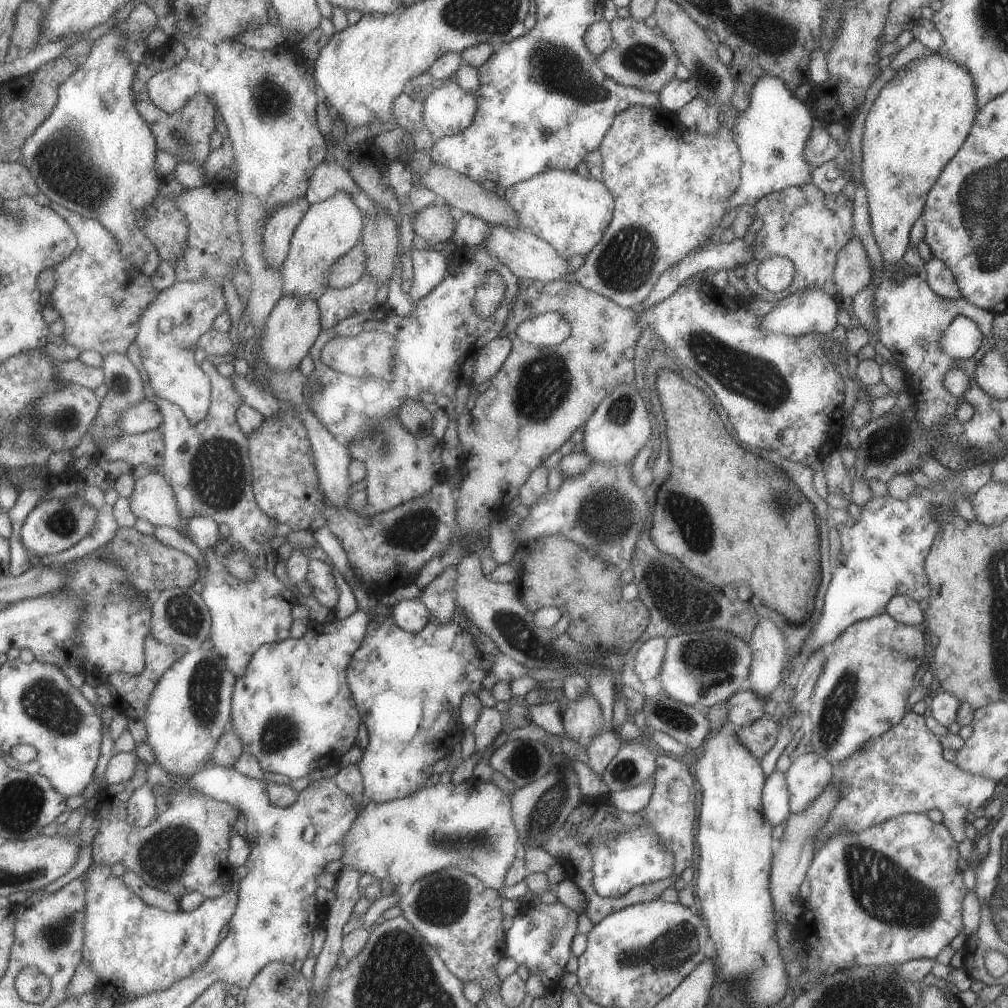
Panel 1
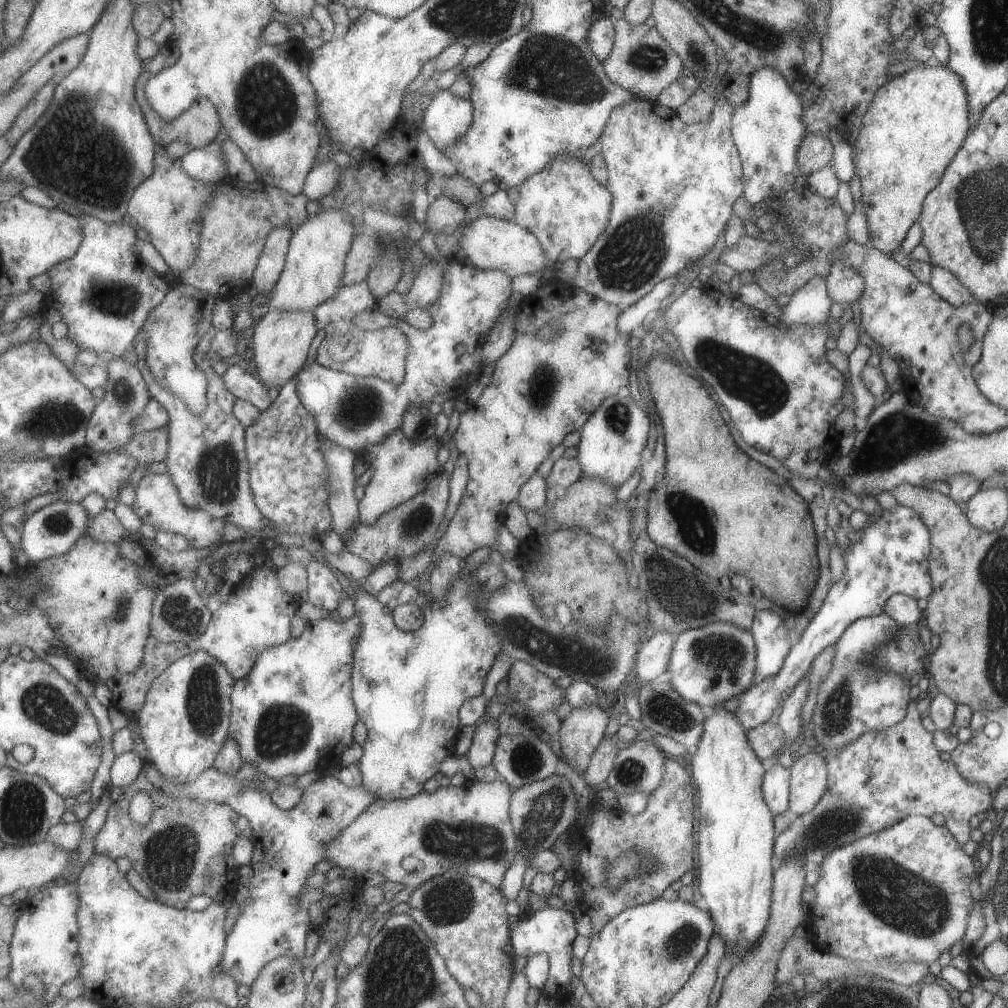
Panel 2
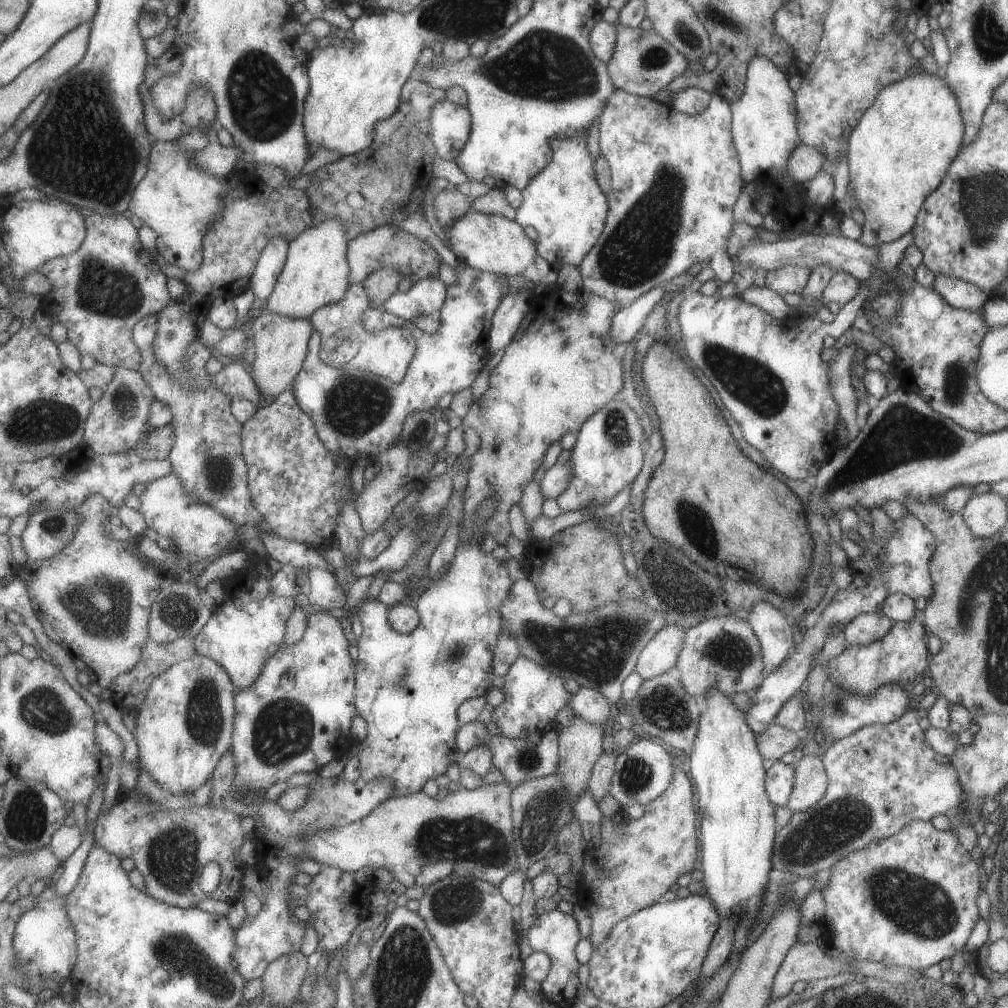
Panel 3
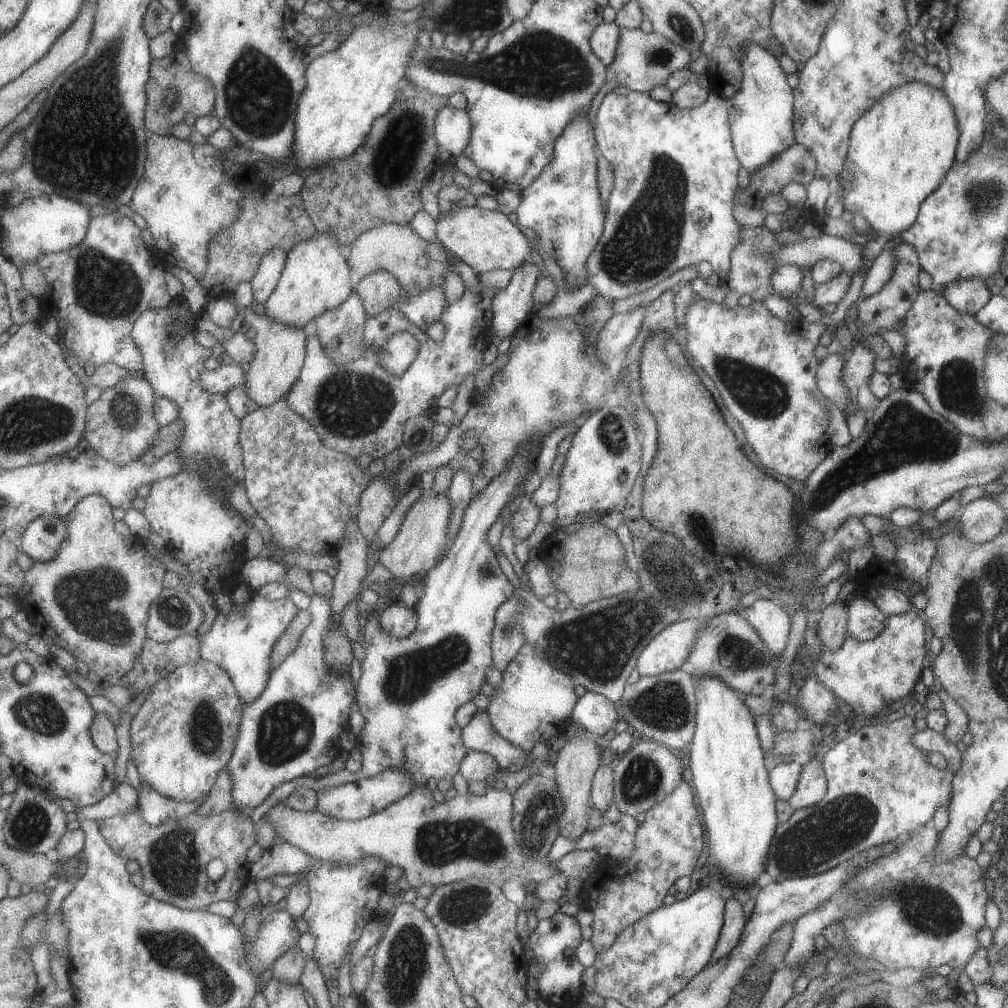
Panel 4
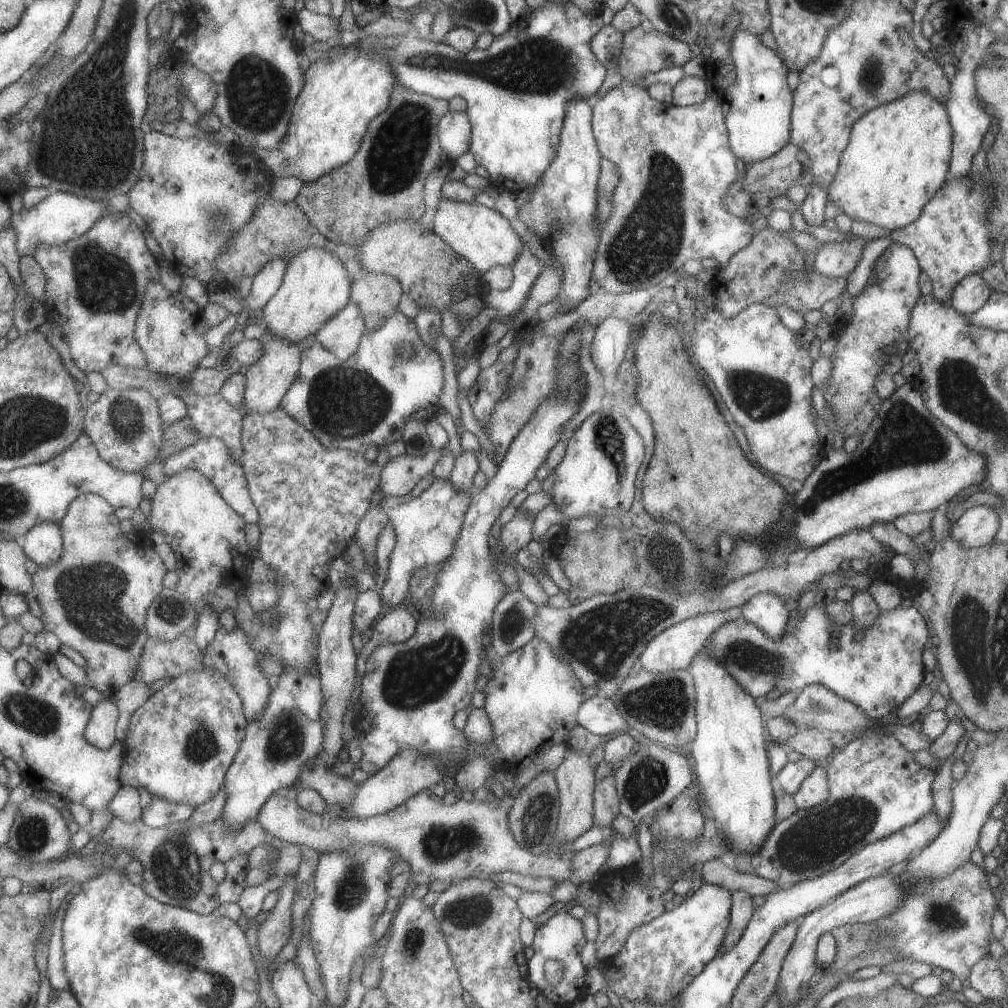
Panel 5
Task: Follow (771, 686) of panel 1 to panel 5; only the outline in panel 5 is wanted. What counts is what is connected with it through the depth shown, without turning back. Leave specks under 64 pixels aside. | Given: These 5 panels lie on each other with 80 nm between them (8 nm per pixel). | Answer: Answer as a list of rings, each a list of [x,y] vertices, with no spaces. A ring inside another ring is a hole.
[[[757,593],[751,596],[745,604],[742,604],[740,611],[742,617],[760,628],[769,638],[777,640],[784,631],[785,623],[788,621],[788,611],[783,605],[785,602],[779,597],[770,593]]]

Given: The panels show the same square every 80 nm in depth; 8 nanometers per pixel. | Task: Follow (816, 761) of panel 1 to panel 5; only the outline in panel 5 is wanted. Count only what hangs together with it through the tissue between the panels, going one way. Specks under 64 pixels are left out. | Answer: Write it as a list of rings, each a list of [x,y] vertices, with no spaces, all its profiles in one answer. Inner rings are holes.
[[[816,766],[792,794],[795,806],[798,809],[808,809],[822,803],[828,798],[828,788],[825,767]]]

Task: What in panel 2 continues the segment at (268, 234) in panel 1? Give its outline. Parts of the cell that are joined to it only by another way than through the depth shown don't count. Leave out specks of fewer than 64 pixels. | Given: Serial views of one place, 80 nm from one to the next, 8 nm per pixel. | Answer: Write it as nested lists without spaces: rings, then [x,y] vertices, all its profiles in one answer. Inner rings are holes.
[[[288,226],[274,228],[268,236],[263,254],[261,254],[252,286],[257,294],[271,295],[285,270],[285,260],[289,254],[289,242],[293,238],[293,229]]]

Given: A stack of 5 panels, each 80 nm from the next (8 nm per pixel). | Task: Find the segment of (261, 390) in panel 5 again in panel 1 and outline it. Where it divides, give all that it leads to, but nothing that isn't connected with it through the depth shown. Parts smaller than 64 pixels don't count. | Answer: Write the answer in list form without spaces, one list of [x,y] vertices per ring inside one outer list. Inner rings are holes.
[[[283,297],[272,310],[262,340],[262,354],[269,368],[277,373],[286,373],[309,362],[311,347],[317,342],[322,325],[321,311],[312,297]]]

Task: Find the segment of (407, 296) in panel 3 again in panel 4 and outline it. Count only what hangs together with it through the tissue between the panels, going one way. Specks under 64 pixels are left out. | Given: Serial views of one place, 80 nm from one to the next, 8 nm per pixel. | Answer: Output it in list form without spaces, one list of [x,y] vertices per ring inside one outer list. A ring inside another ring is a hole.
[[[435,287],[434,289],[425,289],[416,295],[409,295],[407,301],[397,303],[394,308],[405,313],[409,320],[417,325],[417,328],[425,332],[425,328],[431,322],[440,320],[445,306],[443,290]]]

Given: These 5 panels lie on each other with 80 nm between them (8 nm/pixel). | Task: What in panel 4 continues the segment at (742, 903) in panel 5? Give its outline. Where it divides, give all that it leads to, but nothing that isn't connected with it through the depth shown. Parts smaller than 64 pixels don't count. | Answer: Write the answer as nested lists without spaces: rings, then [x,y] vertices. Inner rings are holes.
[[[728,896],[724,902],[723,924],[718,936],[718,941],[712,952],[711,961],[723,958],[740,941],[744,924],[745,914],[741,906],[743,900],[739,897]]]

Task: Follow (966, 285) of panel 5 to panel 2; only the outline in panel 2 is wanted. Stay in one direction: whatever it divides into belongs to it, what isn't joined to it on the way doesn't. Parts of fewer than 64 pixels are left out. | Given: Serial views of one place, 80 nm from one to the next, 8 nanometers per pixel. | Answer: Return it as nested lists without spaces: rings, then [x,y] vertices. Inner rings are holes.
[[[932,267],[928,285],[954,307],[975,302],[974,296],[947,269]]]

